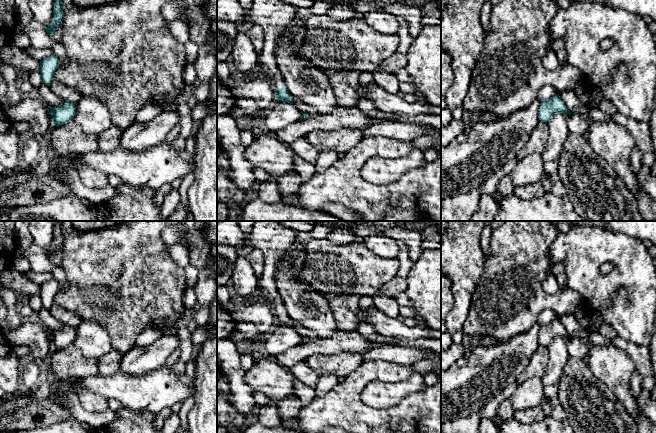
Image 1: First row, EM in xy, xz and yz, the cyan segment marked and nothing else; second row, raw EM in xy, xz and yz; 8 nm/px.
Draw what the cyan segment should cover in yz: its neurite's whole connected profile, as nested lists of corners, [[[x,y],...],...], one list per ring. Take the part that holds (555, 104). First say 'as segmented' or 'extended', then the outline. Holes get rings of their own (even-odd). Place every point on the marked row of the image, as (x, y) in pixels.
as segmented | [[[556,94],[549,99],[542,98],[541,106],[539,109],[540,122],[548,123],[555,113],[566,113],[569,116],[571,115],[559,94]]]

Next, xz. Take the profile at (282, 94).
extended | [[[254,0],[244,19],[250,19],[264,31],[264,49],[259,54],[261,76],[269,80],[276,93],[276,101],[294,104],[278,68],[274,52],[277,38],[296,17],[297,8],[282,0]]]

